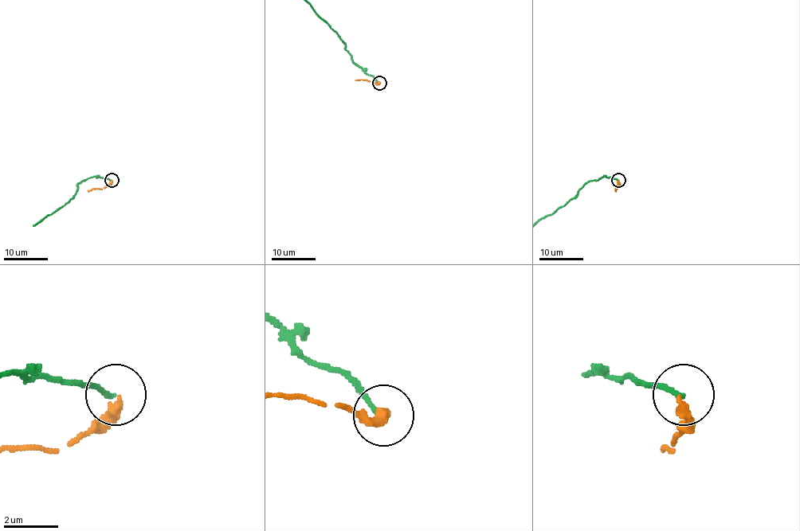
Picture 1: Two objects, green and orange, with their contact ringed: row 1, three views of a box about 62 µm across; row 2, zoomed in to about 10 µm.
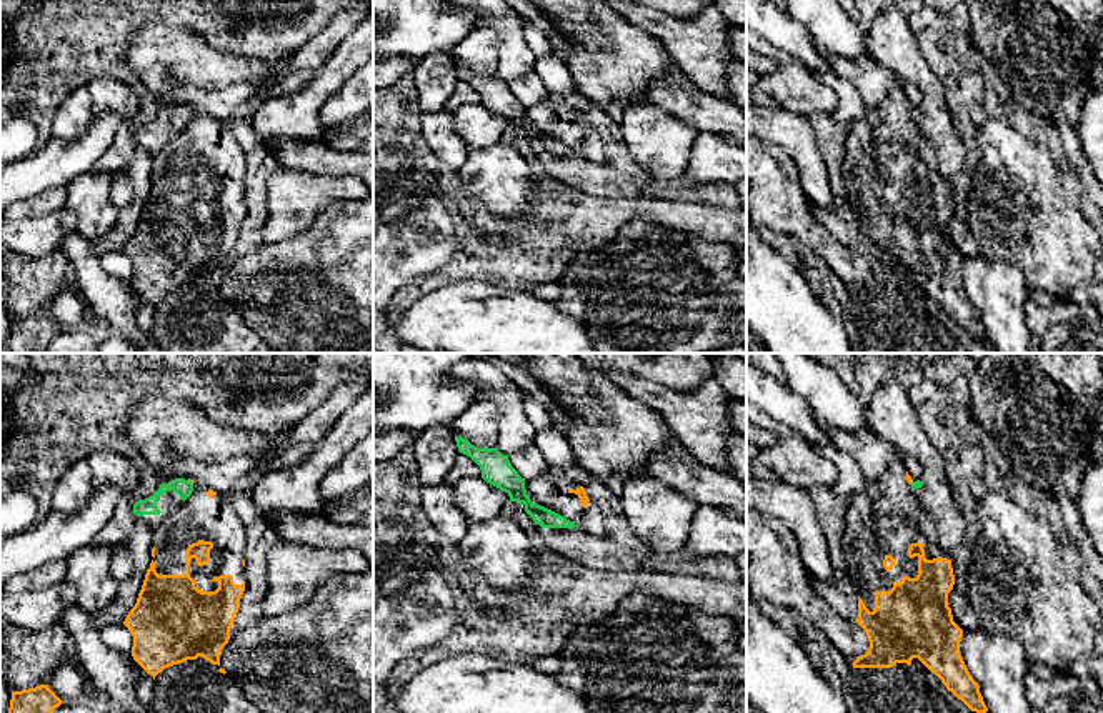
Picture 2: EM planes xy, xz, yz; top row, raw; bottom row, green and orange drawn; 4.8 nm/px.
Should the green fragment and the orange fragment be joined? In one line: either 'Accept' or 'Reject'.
Reject

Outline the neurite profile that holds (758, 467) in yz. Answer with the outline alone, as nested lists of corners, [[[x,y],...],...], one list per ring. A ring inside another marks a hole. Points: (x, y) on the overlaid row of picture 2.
[[[791,433],[771,446],[760,448],[760,453],[746,463],[746,476],[780,480],[810,490],[830,488],[838,480],[838,471],[813,445]]]

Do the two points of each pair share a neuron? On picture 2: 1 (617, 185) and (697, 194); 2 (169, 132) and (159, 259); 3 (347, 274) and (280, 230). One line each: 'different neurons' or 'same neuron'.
1: same neuron
2: different neurons
3: different neurons

